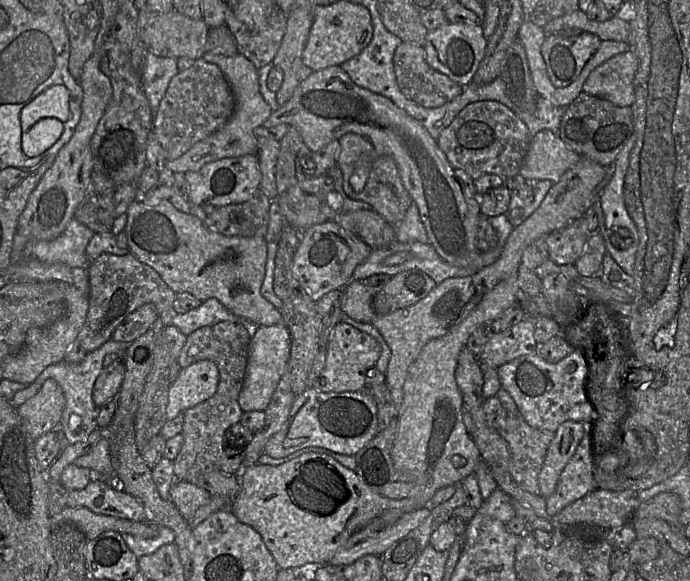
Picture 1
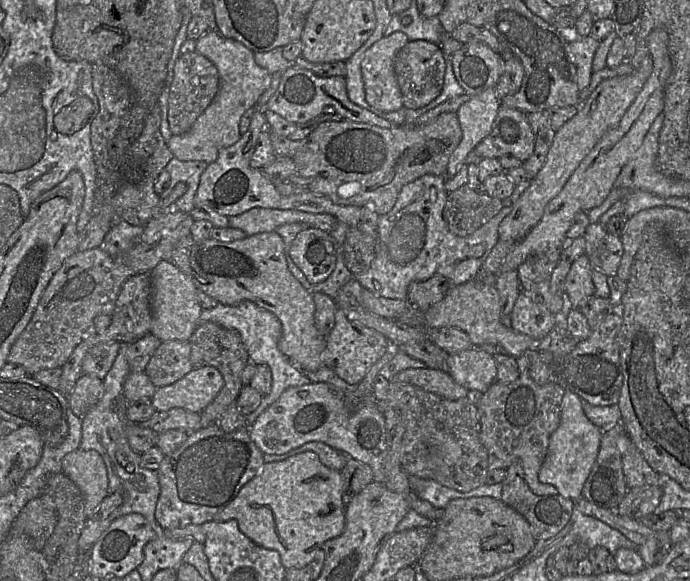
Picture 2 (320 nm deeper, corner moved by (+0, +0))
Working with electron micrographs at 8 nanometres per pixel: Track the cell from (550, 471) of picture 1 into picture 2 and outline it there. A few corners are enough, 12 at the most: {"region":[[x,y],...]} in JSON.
{"region":[[566,391],[539,481],[574,501],[603,431]]}

